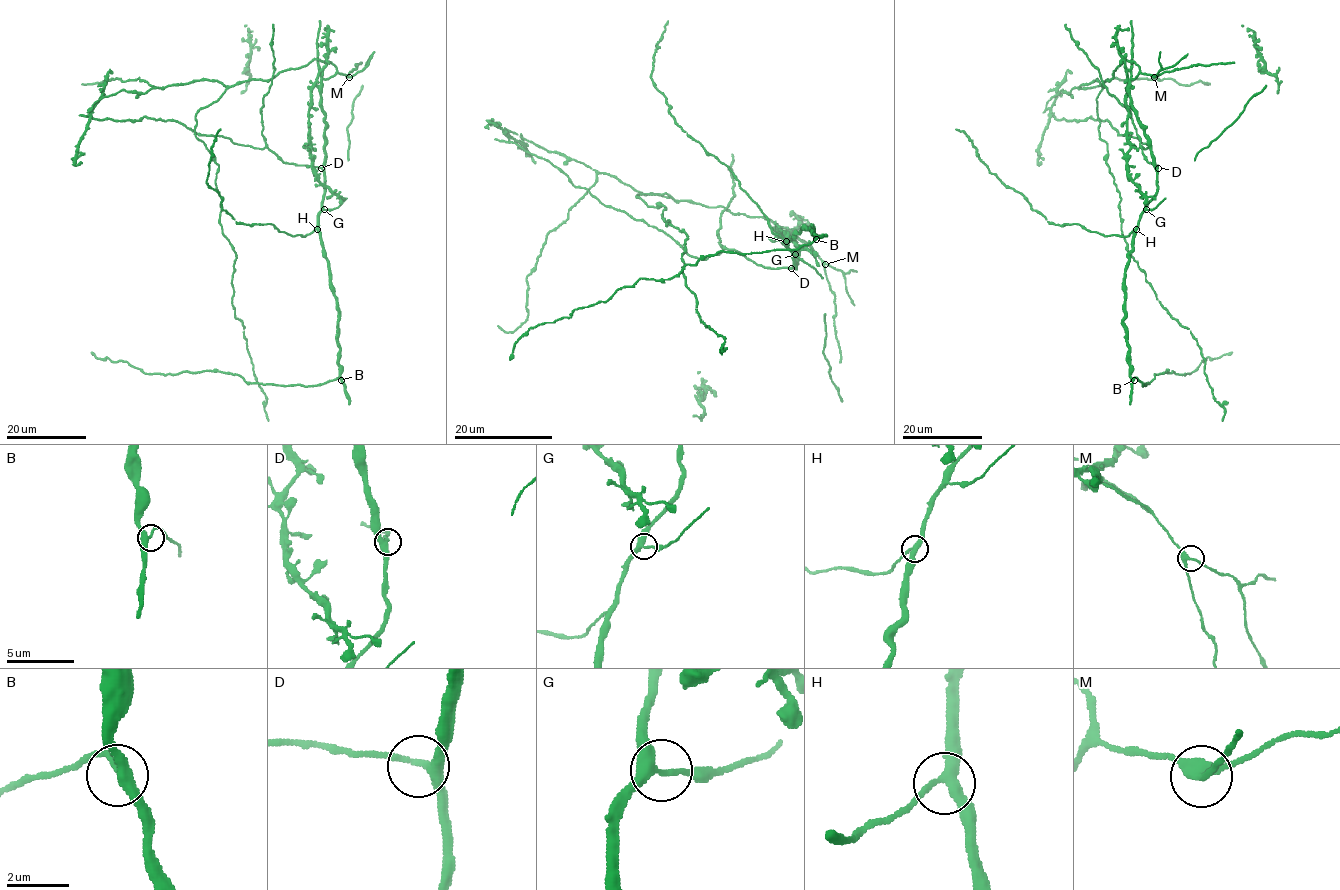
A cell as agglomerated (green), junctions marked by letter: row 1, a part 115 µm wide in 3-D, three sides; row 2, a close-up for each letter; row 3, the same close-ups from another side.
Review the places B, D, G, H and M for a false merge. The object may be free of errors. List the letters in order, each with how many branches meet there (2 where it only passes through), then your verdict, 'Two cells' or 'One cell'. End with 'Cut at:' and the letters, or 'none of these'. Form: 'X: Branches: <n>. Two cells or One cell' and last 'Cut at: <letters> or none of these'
B: Branches: 3. One cell
D: Branches: 3. One cell
G: Branches: 3. One cell
H: Branches: 3. One cell
M: Branches: 3. One cell
Cut at: none of these

